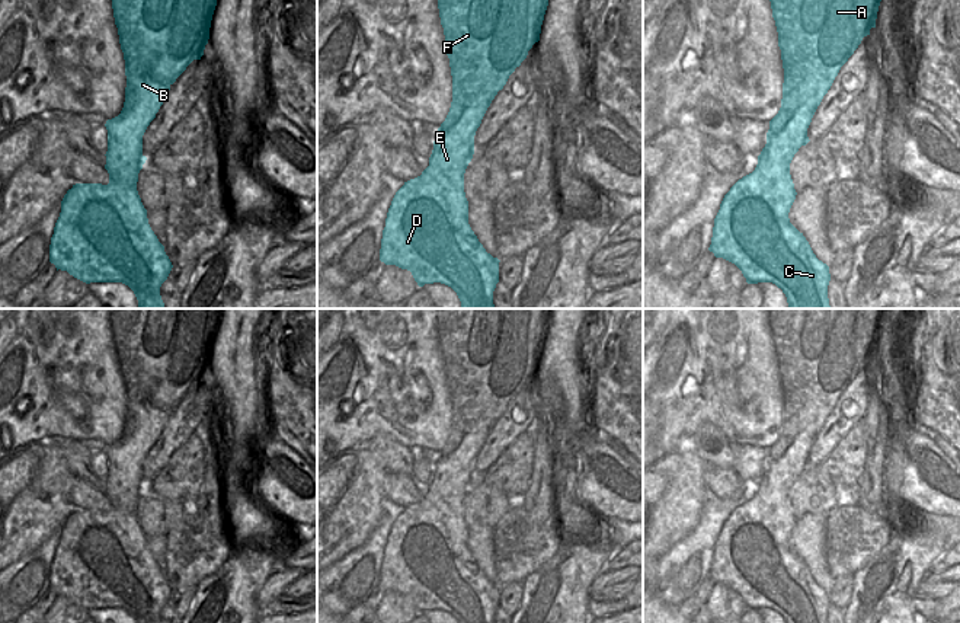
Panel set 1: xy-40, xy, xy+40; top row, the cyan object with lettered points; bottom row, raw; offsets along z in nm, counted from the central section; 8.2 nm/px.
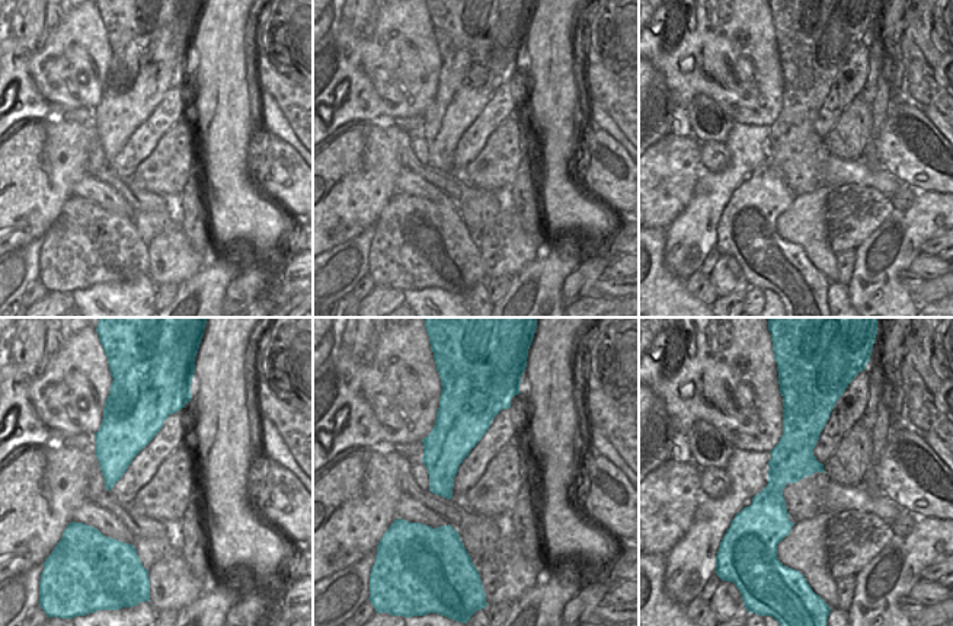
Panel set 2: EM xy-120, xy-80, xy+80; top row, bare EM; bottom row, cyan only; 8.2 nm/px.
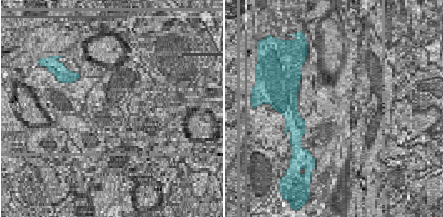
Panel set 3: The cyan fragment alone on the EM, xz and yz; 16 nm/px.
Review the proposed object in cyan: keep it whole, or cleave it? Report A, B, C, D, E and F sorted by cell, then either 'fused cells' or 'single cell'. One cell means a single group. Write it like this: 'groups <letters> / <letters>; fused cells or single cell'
groups A B C D E F; single cell

